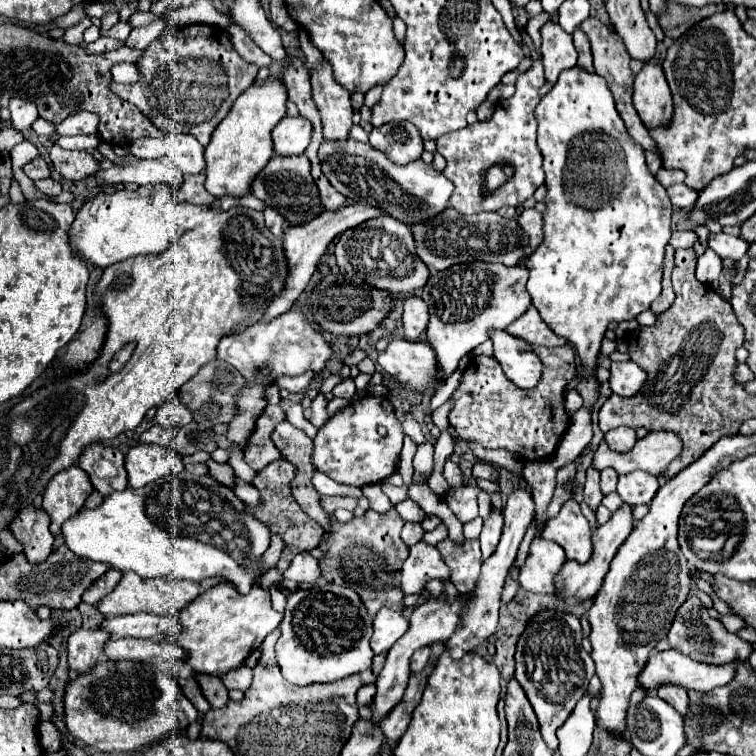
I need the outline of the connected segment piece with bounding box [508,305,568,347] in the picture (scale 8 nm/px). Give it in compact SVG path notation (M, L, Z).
M530 305L528 311L522 313L522 317L518 317L512 325L508 325L508 333L528 341L530 345L560 347L568 343L564 337L558 337L554 331L550 331L550 327L542 321L534 305Z

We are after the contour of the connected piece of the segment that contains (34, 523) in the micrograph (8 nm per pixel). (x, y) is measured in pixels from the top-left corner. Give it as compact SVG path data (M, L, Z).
M34 505L20 509L12 523L8 525L10 533L16 537L18 543L22 543L24 555L32 563L44 561L52 553L54 537L48 527L50 527L48 513L44 509L36 509Z

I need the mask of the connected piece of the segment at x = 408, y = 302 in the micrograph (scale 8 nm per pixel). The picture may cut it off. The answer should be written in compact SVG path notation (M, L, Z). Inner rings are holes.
M406 297L404 299L404 315L402 315L404 331L408 341L416 341L422 337L428 325L428 309L420 297Z

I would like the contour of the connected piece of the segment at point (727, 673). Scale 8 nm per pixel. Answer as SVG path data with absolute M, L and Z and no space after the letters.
M670 649L670 651L662 651L662 653L654 653L646 665L646 669L642 671L642 677L638 679L640 687L648 689L648 691L656 691L658 685L664 685L666 681L670 683L676 683L676 685L682 685L684 689L698 689L698 691L704 691L708 693L710 689L714 687L720 687L720 685L726 685L734 679L736 675L736 663L726 663L726 665L708 665L708 663L700 663L700 661L694 661L682 653L678 653L676 649Z

